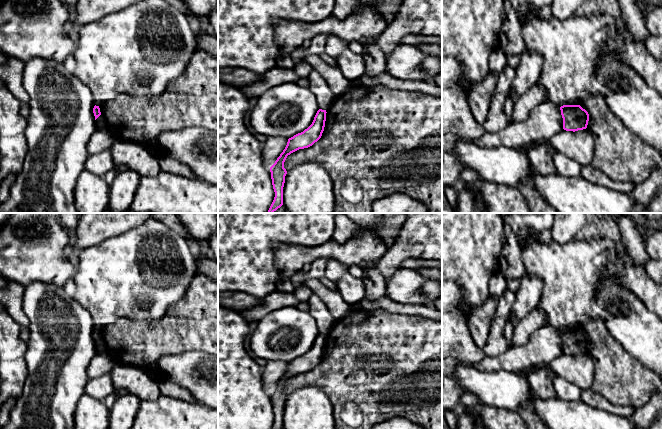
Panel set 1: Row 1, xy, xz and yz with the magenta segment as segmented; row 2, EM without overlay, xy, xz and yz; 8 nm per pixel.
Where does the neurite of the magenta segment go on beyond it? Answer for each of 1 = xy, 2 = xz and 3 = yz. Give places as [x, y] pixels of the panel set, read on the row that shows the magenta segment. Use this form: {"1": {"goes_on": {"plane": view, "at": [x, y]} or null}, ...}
{"1": {"goes_on": null}, "2": {"goes_on": null}, "3": {"goes_on": null}}

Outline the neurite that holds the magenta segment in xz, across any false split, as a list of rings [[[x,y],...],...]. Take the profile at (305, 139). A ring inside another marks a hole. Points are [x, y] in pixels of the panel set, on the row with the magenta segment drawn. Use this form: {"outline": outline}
{"outline": [[[319,109],[312,124],[303,132],[288,139],[285,149],[270,167],[275,197],[267,213],[273,213],[283,205],[283,187],[287,174],[287,171],[284,168],[284,162],[287,156],[299,149],[312,146],[321,138],[325,127],[326,113],[326,110]]]}

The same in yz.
{"outline": [[[563,105],[560,110],[564,130],[575,132],[587,128],[589,114],[580,105]]]}

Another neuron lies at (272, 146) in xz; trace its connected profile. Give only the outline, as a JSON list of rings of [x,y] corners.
[[[267,137],[263,139],[262,160],[270,168],[285,149],[289,138]]]

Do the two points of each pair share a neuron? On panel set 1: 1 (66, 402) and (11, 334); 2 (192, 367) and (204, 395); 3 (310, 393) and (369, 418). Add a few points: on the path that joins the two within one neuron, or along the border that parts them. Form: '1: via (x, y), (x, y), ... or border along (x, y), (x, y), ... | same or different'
1: border along (26, 343), (25, 361), (28, 374) | different
2: via (199, 374), (204, 379), (204, 388) | same
3: border along (313, 385), (320, 388), (327, 395), (335, 418) | different

